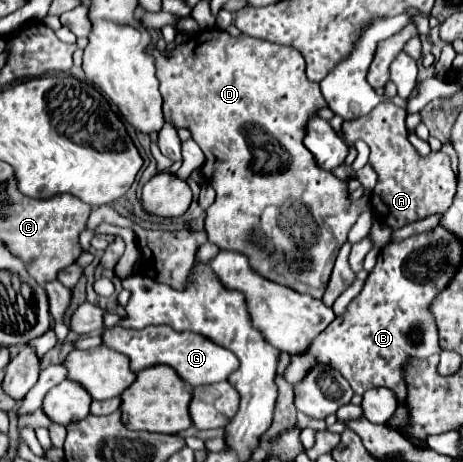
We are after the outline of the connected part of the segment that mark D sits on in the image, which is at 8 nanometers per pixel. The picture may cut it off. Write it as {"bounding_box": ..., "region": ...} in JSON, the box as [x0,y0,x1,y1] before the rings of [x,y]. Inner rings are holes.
{"bounding_box":[147,29,369,299],"region":[[[221,29],[199,31],[189,41],[165,53],[157,45],[149,45],[147,53],[155,57],[165,121],[175,129],[189,129],[207,159],[201,171],[217,193],[205,217],[207,239],[223,251],[243,253],[251,269],[265,279],[321,299],[333,271],[335,255],[347,241],[347,233],[355,225],[357,215],[369,209],[369,199],[361,197],[359,201],[351,201],[347,183],[339,181],[333,173],[325,173],[315,163],[313,153],[303,145],[305,121],[327,107],[327,101],[319,85],[305,77],[301,53],[293,47],[249,35],[231,37]]]}

